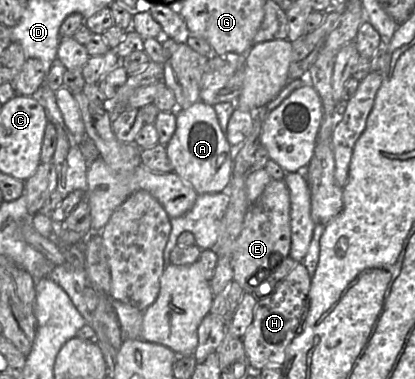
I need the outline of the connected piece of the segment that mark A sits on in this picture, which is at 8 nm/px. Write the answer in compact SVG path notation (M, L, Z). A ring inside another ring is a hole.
M200 100L175 112L176 130L165 146L174 172L198 195L227 191L233 176L235 149L221 130L214 107Z

